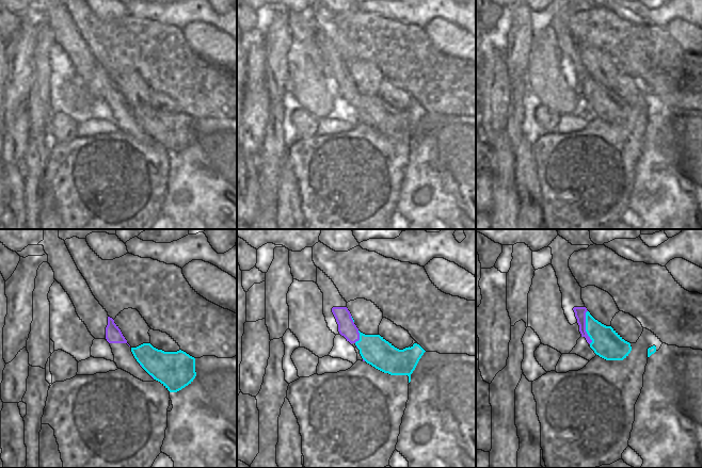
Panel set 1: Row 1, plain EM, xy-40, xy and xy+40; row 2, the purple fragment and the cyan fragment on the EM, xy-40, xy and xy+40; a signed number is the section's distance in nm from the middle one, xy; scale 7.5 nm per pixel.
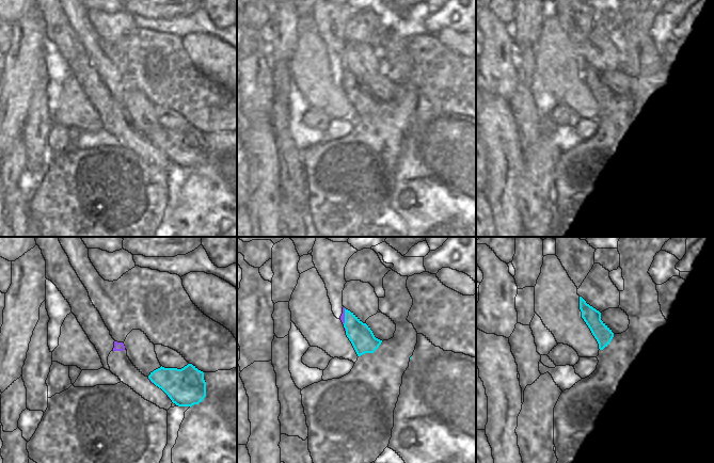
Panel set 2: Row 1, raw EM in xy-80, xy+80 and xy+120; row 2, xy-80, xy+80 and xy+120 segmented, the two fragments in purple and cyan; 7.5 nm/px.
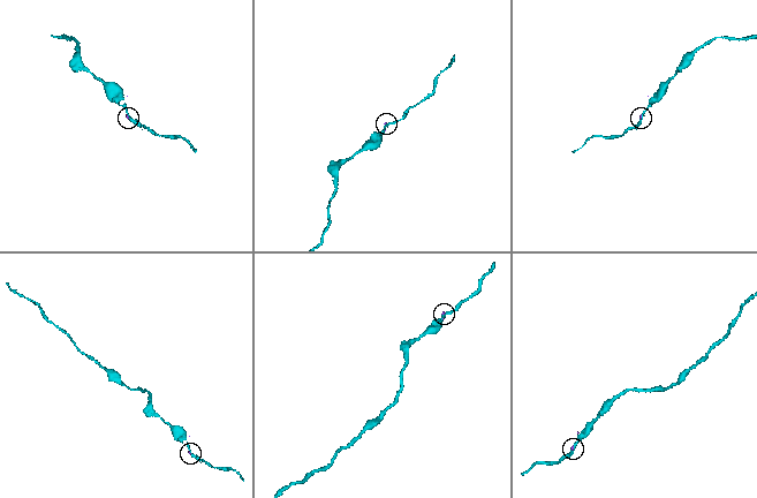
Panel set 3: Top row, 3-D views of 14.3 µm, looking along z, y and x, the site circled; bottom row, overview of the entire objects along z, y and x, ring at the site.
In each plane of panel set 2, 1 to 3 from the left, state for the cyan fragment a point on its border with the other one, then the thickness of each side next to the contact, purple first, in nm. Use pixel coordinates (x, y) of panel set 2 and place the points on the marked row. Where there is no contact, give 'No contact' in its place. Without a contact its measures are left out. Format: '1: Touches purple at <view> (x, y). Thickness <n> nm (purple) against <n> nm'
1: No contact
2: Touches purple at xy+80 (344, 316). Thickness 30 nm (purple) against 180 nm
3: No contact

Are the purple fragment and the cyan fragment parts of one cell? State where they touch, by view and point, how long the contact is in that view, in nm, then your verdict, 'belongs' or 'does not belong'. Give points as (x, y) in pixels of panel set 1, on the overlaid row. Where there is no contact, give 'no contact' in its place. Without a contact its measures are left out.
xy+40 (585, 327) | 260 nm | does not belong

